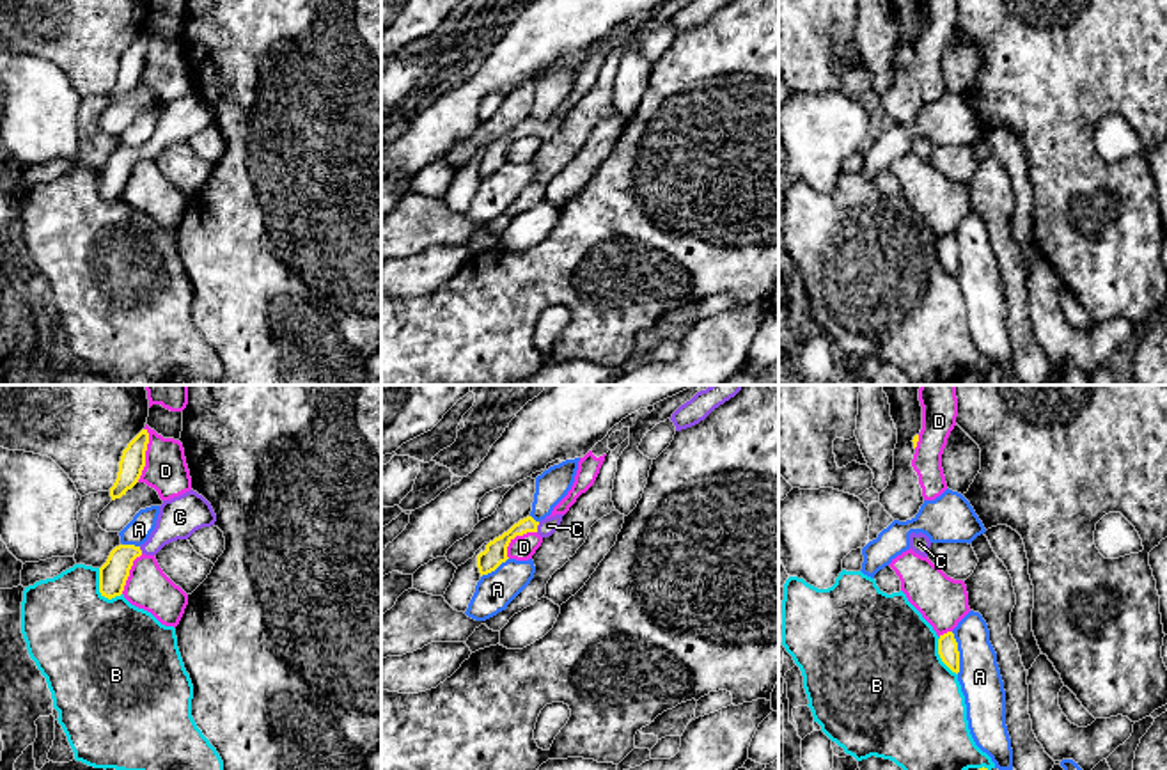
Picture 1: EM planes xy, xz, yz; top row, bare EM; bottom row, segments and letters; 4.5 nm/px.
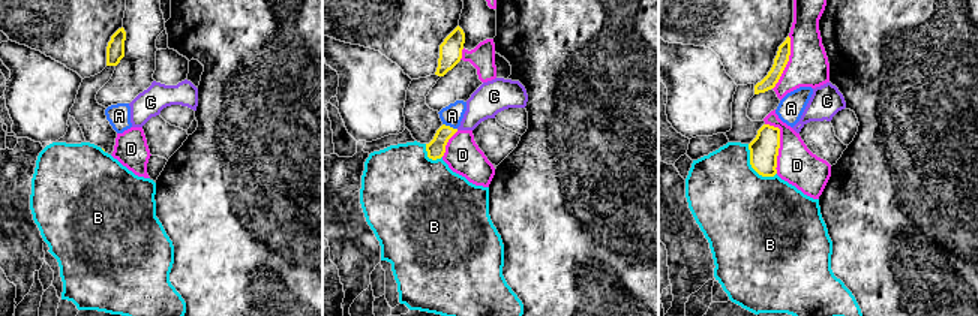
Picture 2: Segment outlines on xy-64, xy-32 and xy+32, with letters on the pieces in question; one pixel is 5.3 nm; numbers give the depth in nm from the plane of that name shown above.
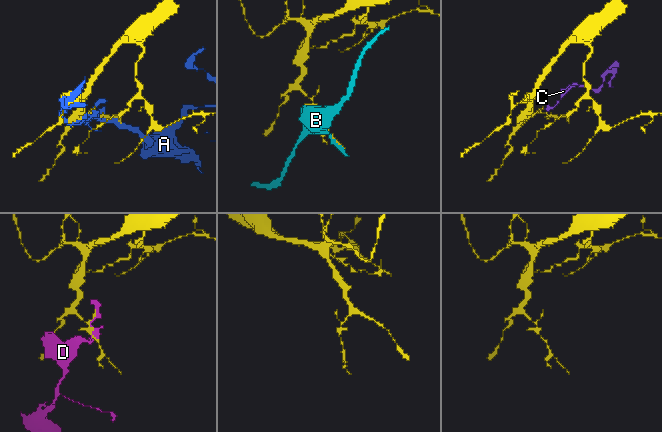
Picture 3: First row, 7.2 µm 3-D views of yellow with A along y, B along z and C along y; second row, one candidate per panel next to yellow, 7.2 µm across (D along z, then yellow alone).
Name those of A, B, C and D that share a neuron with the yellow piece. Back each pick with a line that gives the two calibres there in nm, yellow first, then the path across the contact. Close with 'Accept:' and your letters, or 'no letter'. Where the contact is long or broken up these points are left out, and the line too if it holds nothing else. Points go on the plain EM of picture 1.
C: 100/80 nm | across xz (495, 157), (516, 132), (536, 130), (548, 128)
Accept: C

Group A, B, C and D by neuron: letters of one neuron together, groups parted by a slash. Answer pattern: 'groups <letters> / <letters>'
groups A / B / C / D

